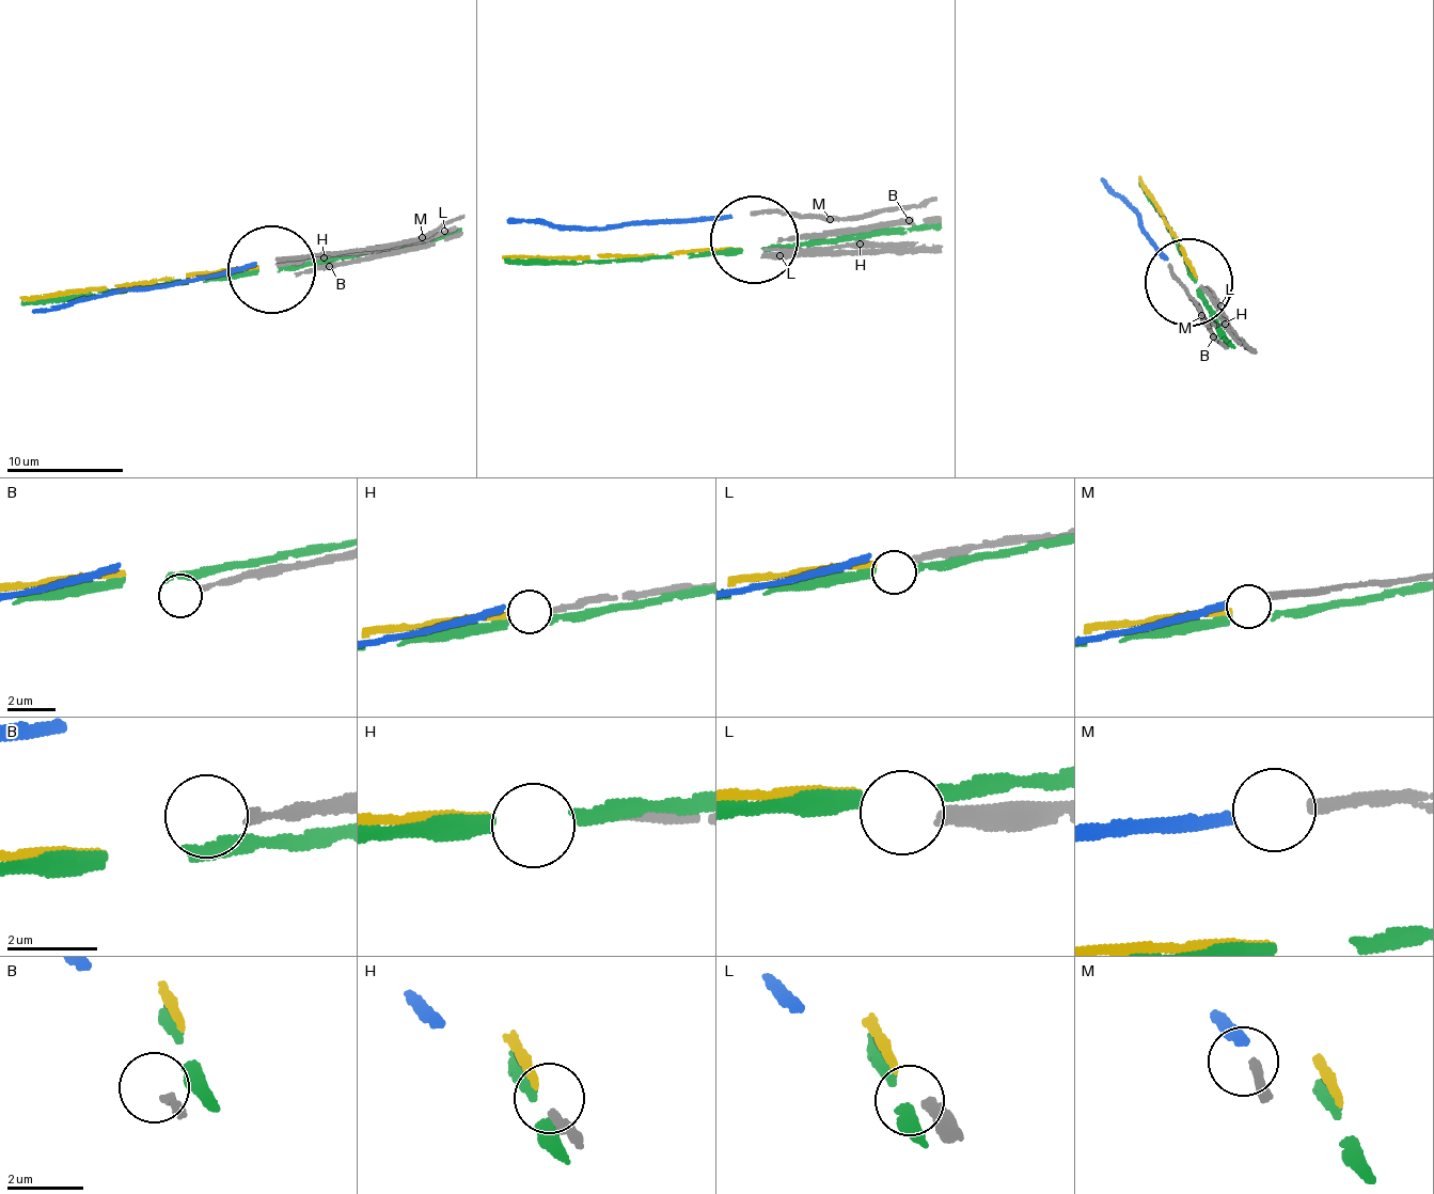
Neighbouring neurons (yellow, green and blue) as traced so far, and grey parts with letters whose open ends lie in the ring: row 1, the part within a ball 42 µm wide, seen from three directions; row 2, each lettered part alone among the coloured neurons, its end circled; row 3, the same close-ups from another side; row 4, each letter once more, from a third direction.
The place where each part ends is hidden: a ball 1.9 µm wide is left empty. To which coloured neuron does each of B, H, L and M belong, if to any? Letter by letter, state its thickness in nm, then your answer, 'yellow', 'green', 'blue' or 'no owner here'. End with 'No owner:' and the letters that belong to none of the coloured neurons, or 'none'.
B: 180 nm | no owner here
H: 200 nm | yellow
L: 320 nm | no owner here
M: 280 nm | blue
No owner: B, L

